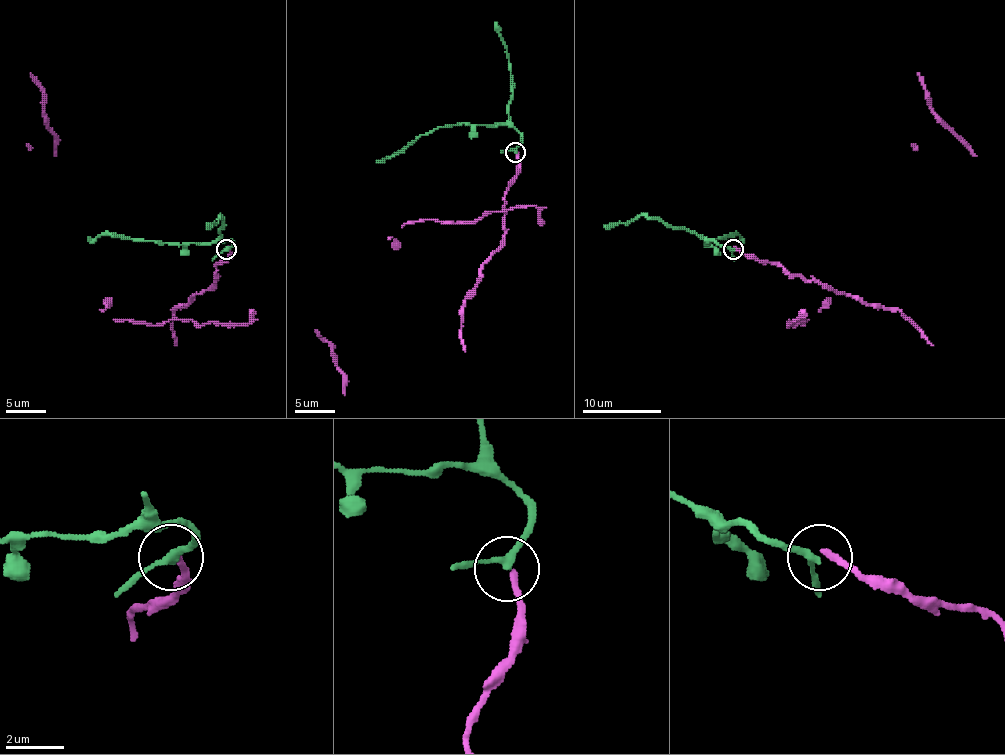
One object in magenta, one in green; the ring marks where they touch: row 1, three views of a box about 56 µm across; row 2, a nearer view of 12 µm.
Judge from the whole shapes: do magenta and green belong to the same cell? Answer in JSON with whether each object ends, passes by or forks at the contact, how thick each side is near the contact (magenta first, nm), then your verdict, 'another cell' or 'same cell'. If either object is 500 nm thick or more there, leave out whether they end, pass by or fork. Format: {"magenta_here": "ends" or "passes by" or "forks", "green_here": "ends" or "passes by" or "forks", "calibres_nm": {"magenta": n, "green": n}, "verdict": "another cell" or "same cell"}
{"magenta_here": "ends", "green_here": "passes by", "calibres_nm": {"magenta": 220, "green": 240}, "verdict": "same cell"}

